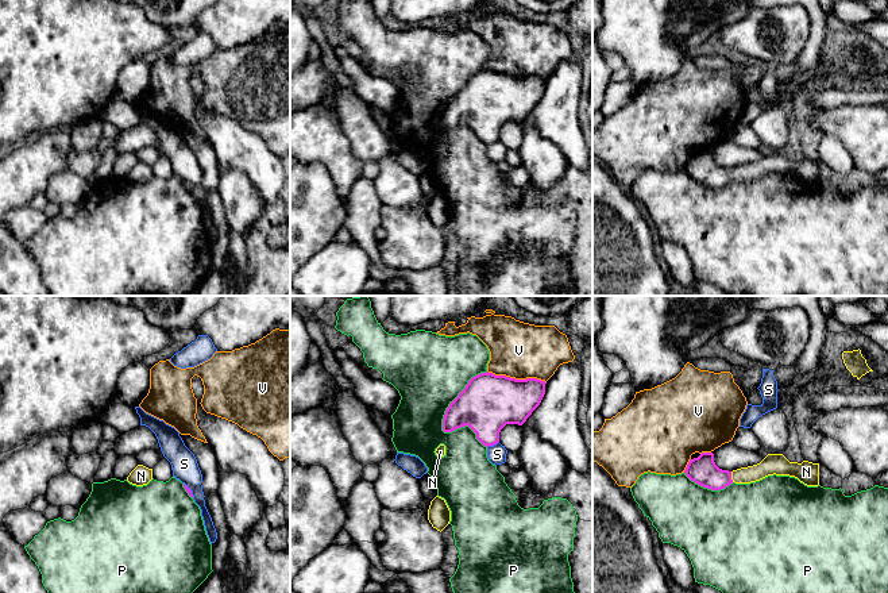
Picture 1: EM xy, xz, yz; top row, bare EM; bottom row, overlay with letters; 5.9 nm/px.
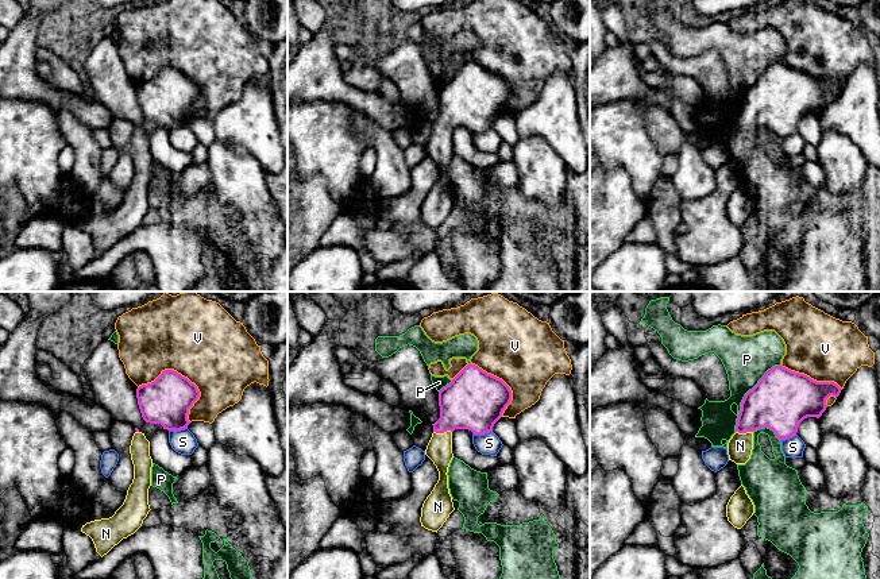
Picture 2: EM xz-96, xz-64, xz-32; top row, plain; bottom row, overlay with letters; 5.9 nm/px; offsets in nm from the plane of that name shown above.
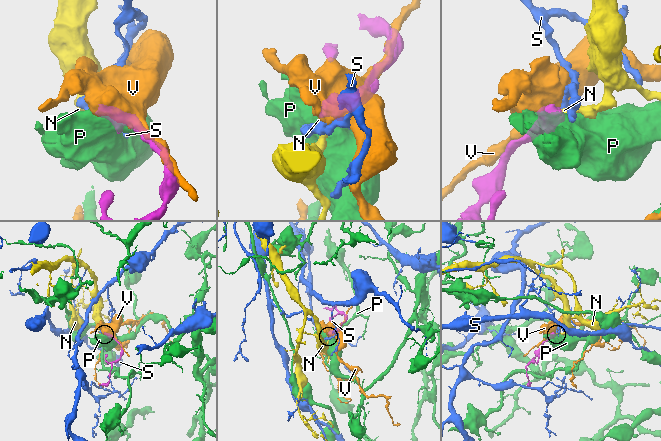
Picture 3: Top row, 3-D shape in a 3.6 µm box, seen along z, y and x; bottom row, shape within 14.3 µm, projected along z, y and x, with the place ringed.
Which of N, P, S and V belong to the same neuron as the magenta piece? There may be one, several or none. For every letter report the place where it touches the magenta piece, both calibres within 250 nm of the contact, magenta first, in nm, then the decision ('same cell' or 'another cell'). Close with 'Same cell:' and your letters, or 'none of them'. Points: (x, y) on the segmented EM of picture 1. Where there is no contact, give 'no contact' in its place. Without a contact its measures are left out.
N: meets magenta in yz at (730, 477); 170 nm thick on the magenta side, 110 nm on the other; same cell
P: meets magenta in xz at (443, 420); 300 nm thick on the magenta side, 380 nm on the other; another cell
S: meets magenta in xz at (493, 445); 320 nm thick on the magenta side, 110 nm on the other; another cell
V: meets magenta in xz at (517, 380); 340 nm thick on the magenta side, 340 nm on the other; another cell
Same cell: N

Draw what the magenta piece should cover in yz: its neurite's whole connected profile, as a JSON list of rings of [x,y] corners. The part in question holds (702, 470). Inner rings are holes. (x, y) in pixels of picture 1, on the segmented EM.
[[[702,453],[690,459],[684,473],[695,484],[711,490],[725,489],[733,482],[756,482],[773,474],[795,477],[807,486],[819,485],[819,463],[789,462],[783,454],[768,454],[757,465],[729,471],[715,465],[713,453]]]

